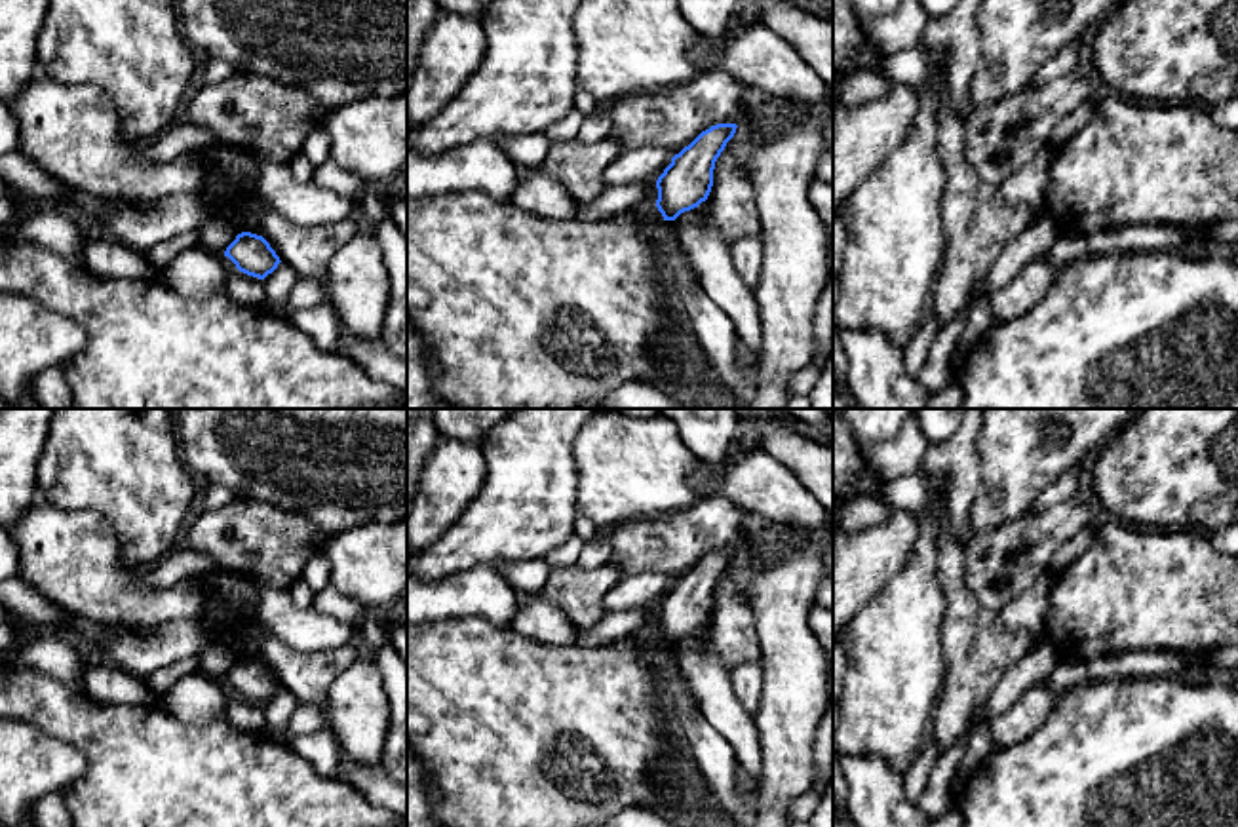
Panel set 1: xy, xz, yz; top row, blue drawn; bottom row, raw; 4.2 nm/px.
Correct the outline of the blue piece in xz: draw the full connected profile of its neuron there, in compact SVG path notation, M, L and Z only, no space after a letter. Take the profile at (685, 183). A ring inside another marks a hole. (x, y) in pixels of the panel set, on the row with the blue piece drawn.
M736 124L711 125L671 158L671 163L656 181L656 207L664 221L675 221L681 213L707 200L715 162L734 137L736 127Z

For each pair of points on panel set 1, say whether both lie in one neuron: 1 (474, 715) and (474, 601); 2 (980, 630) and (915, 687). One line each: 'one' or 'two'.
1: two
2: two

